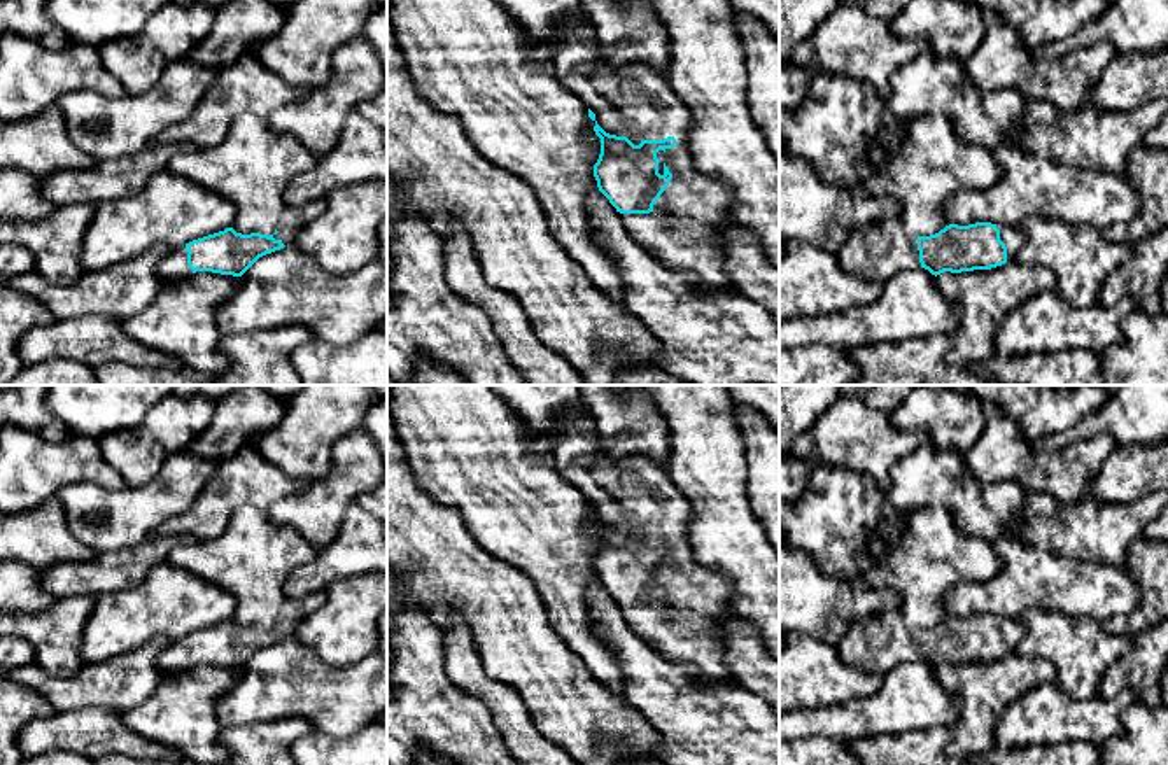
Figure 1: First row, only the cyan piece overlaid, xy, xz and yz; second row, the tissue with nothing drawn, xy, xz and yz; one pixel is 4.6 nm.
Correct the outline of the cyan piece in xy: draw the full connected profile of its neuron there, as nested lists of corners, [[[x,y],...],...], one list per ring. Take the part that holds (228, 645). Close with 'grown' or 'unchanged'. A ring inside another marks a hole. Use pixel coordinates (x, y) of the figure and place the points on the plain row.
[[[326,592],[308,593],[299,599],[287,597],[273,627],[242,627],[233,620],[193,632],[172,644],[159,655],[158,665],[163,674],[186,670],[196,663],[242,669],[259,649],[292,637],[298,625],[322,607]]] | grown

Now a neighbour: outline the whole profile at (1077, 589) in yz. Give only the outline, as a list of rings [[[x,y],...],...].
[[[1010,536],[996,539],[993,548],[1002,560],[1000,572],[989,581],[953,586],[944,597],[944,607],[949,616],[991,614],[996,618],[1017,618],[1026,609],[1042,609],[1105,623],[1112,616],[1133,611],[1142,602],[1142,588],[1121,565],[1101,565],[1051,553]]]

